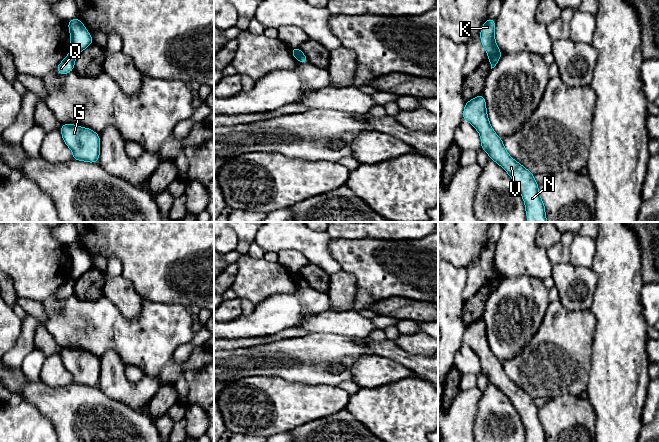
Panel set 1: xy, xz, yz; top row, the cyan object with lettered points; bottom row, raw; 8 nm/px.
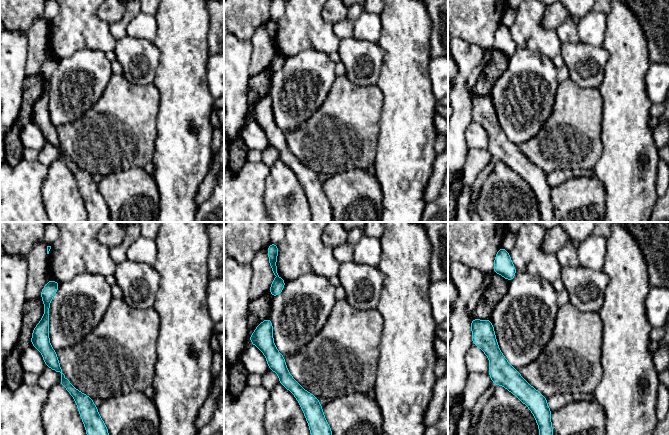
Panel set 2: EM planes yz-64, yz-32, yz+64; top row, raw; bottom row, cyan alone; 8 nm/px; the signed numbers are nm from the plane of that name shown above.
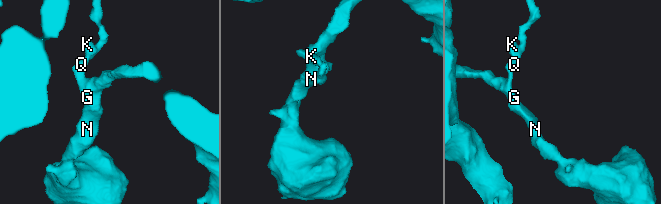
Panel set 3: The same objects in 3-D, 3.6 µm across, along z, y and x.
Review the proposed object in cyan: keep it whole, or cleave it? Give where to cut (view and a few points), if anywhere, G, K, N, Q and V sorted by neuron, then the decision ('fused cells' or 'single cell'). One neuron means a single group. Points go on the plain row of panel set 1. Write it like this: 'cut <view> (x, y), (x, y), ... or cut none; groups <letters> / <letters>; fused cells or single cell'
cut xz (297, 272), (298, 283); groups G N Q V / K; fused cells

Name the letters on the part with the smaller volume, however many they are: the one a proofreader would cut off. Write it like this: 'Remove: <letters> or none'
Remove: K

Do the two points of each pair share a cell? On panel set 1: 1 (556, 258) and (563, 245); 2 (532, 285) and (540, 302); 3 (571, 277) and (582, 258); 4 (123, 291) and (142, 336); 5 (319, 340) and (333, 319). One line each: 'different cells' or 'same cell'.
1: same cell
2: same cell
3: different cells
4: different cells
5: different cells

